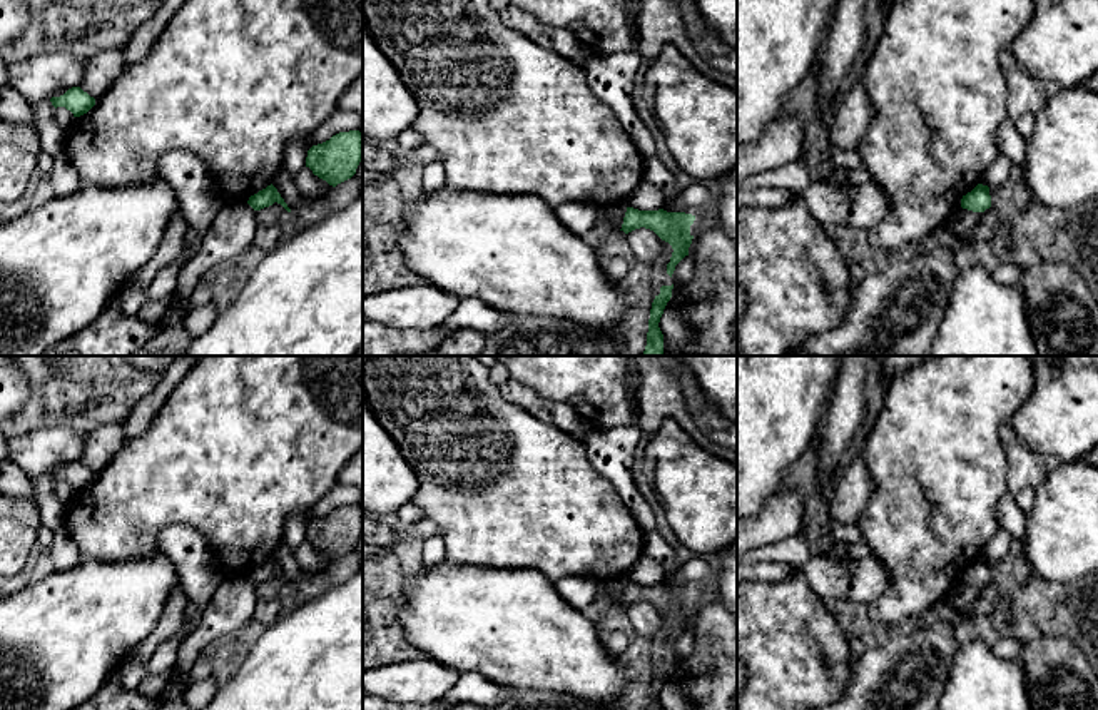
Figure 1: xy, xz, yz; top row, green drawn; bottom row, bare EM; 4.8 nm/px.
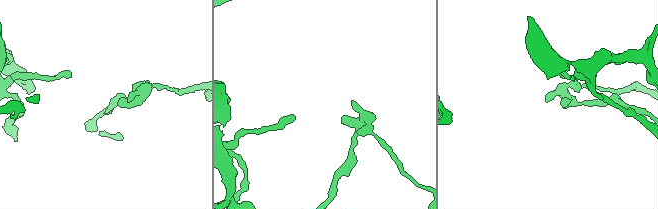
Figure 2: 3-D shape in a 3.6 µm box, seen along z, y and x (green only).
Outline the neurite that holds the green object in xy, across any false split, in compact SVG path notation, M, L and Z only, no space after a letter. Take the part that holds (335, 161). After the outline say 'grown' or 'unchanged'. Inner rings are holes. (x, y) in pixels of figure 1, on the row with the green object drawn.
M359 130L339 132L329 140L308 150L306 167L329 185L351 179L363 160L363 134Z; unchanged

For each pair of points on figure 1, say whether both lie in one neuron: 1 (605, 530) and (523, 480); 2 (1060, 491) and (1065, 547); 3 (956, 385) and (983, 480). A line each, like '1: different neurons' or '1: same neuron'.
1: same neuron
2: same neuron
3: same neuron

